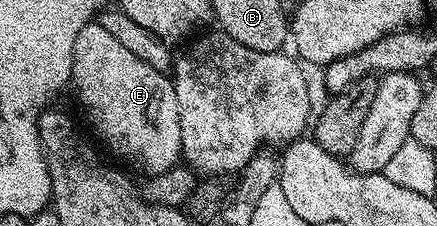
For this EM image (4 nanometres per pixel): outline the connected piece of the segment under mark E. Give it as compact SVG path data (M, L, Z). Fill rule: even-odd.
M89 23L77 31L71 81L100 139L117 156L140 165L147 175L164 173L180 160L181 123L172 78L149 67L149 63L141 63L141 59L137 59L129 47L117 43L105 27Z

